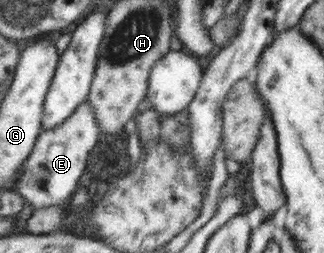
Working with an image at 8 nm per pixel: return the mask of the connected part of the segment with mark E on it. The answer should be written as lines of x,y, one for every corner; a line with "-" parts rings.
85,102
73,117
55,130
43,130
34,152
24,164
19,192
26,198
26,202
34,209
45,209
61,206
61,202
70,200
75,191
81,187
79,180
85,172
91,150
99,142
99,134
101,126
97,123
89,102

